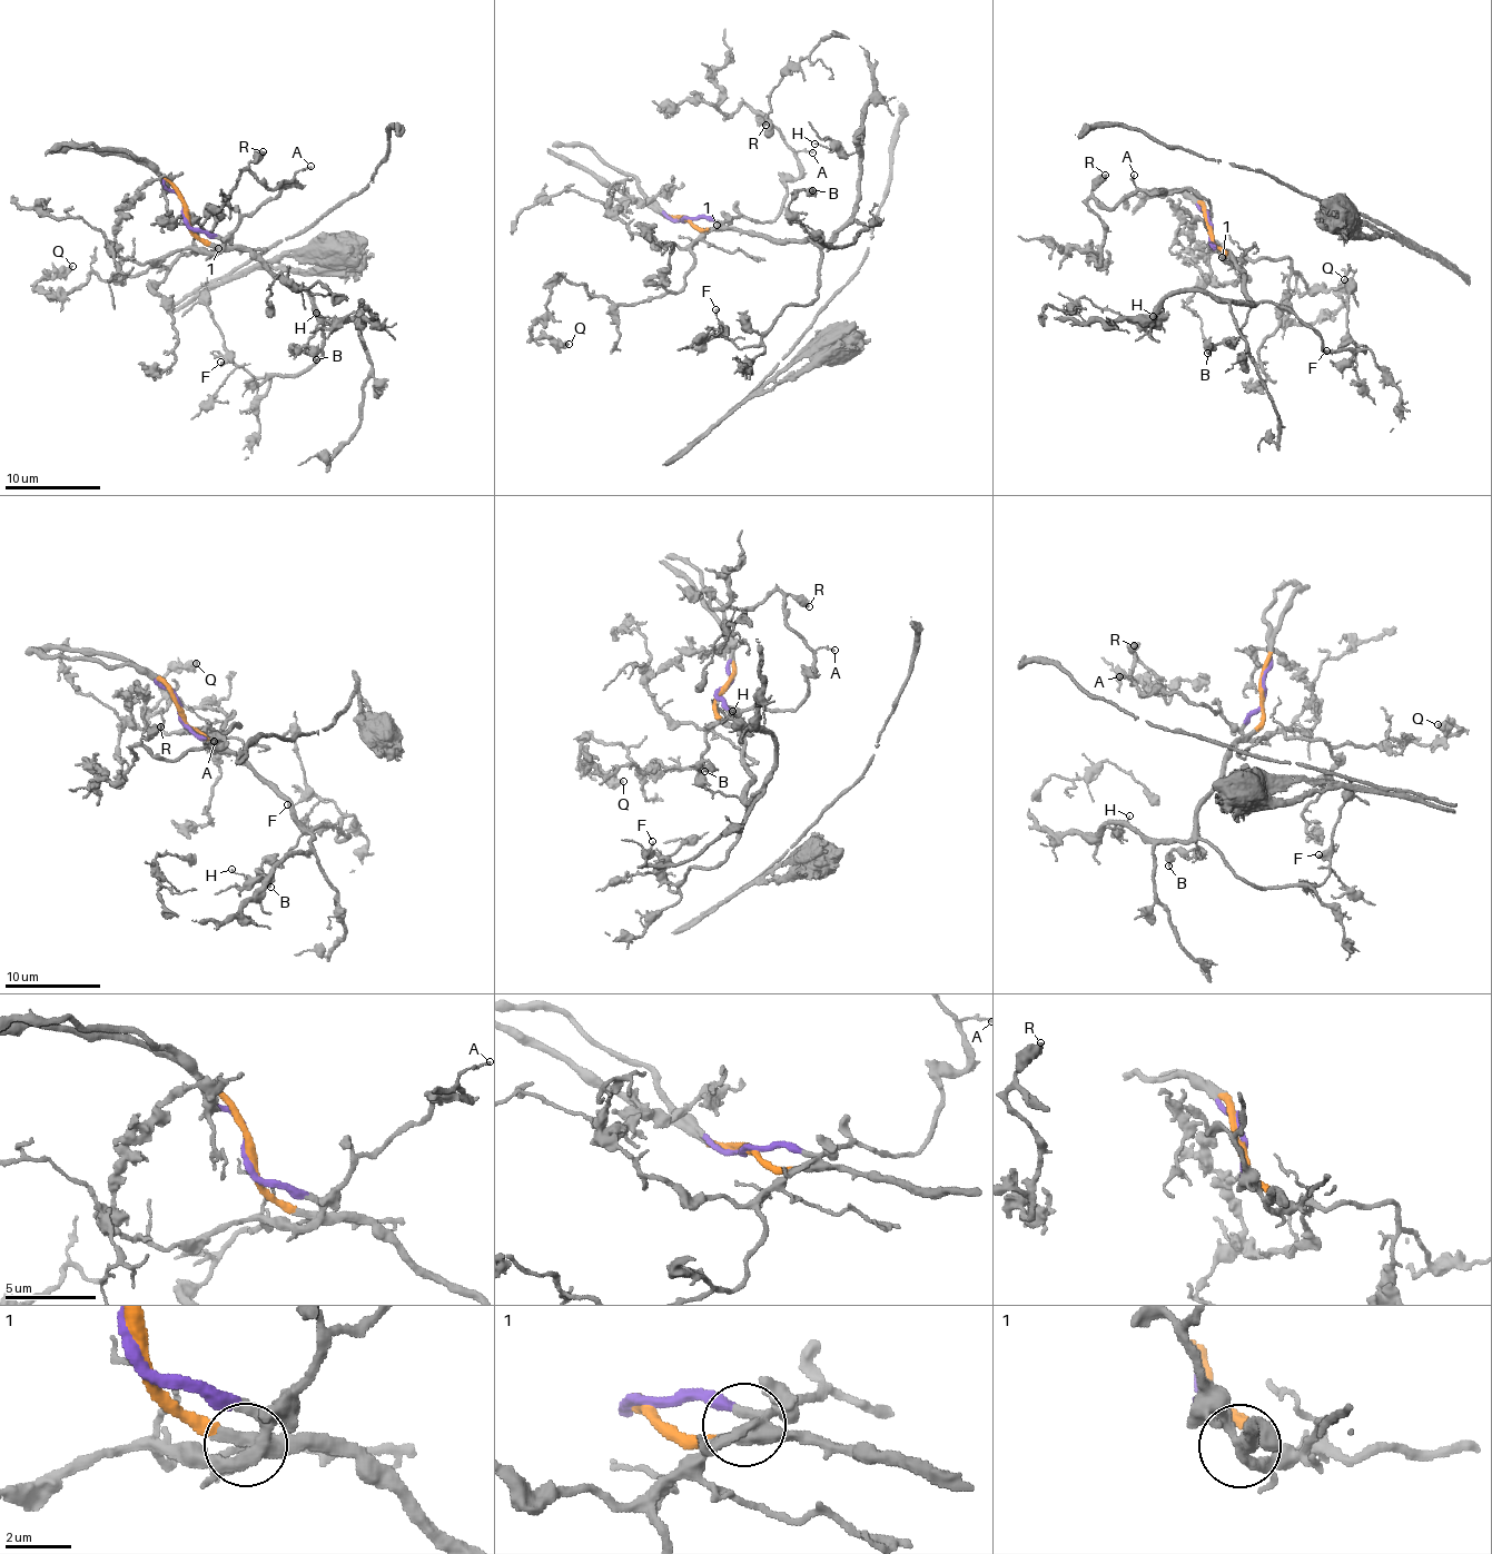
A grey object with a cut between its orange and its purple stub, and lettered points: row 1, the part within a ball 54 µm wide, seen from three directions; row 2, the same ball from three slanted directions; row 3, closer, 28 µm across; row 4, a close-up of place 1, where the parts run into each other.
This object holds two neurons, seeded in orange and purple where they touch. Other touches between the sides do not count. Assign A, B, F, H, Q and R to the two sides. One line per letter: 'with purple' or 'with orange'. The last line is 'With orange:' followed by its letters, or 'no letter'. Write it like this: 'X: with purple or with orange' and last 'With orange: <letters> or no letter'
A: with purple
B: with orange
F: with orange
H: with orange
Q: with purple
R: with purple
With orange: B, F, H

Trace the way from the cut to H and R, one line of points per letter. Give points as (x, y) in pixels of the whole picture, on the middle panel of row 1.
H: (684, 219), (700, 229), (827, 241), (853, 211), (860, 166), (856, 151), (814, 145)
R: (684, 219), (777, 216), (799, 161), (766, 125)

